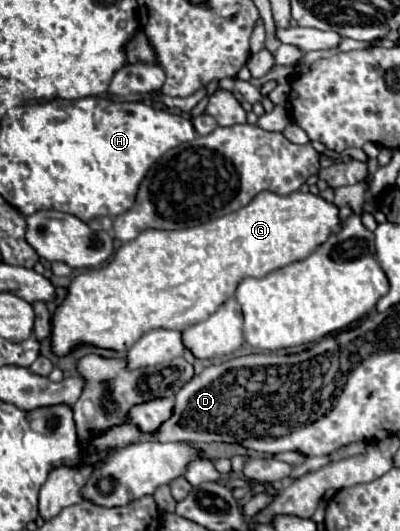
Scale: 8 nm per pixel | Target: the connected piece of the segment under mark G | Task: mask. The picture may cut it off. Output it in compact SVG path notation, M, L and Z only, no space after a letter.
M261 191L245 207L211 219L197 227L157 231L147 229L137 239L125 243L109 261L97 269L85 271L69 285L69 295L53 317L53 351L67 355L77 343L91 343L113 351L127 351L149 329L181 329L205 321L227 299L235 295L237 283L245 277L265 277L267 273L281 269L293 261L309 257L329 235L341 231L339 207L325 201L321 195L293 191L289 195L277 195L273 191Z

